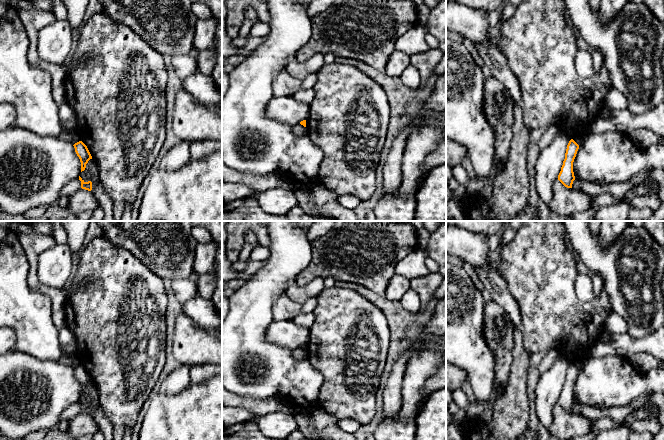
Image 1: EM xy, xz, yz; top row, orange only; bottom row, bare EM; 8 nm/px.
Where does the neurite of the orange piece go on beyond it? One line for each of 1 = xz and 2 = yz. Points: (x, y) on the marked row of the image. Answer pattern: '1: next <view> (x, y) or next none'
1: next none
2: next none

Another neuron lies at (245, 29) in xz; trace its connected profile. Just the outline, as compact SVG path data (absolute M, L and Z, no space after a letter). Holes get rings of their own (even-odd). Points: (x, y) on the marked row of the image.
M245 18L239 32L239 37L247 37L249 36L250 30L252 26L257 22L257 20L249 20Z

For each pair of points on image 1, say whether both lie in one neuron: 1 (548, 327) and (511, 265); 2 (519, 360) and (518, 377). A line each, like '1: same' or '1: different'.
1: same
2: same

